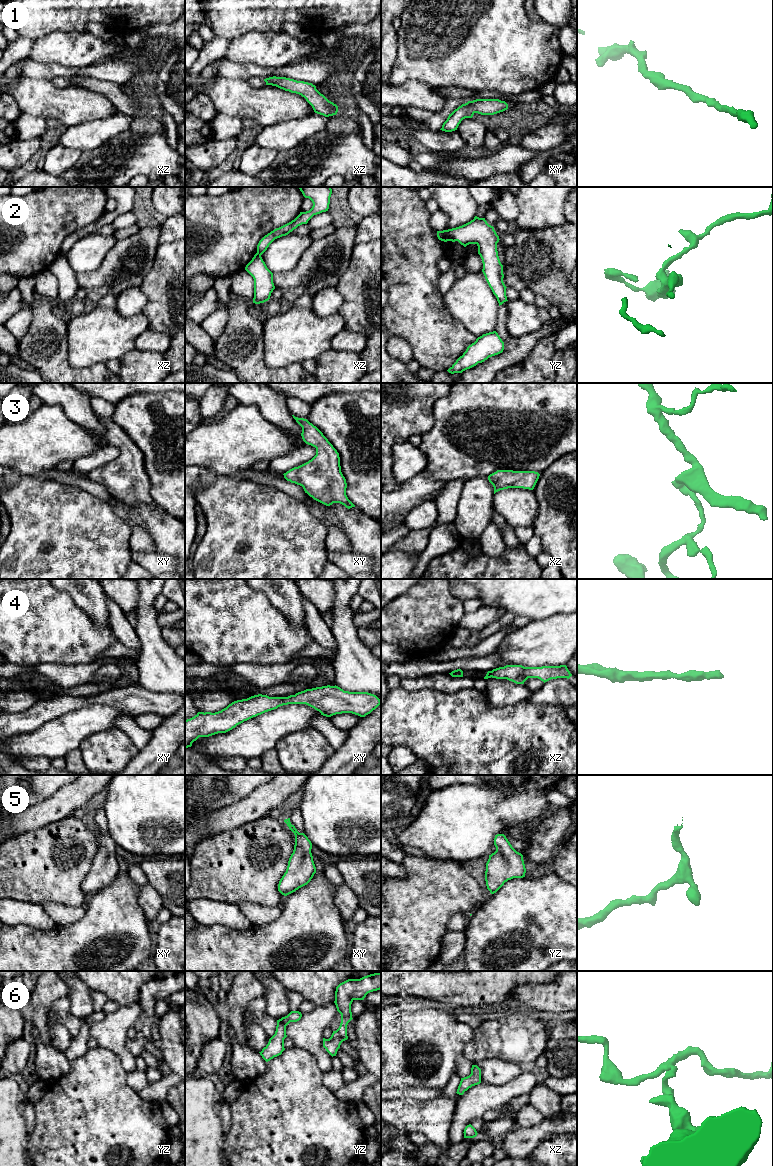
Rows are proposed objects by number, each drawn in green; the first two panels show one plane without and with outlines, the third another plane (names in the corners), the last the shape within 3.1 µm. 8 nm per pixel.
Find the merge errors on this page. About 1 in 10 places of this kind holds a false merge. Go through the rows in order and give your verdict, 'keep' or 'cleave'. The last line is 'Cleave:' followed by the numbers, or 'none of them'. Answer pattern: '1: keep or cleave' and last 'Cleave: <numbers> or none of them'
1: keep
2: cleave
3: keep
4: keep
5: keep
6: keep
Cleave: 2

